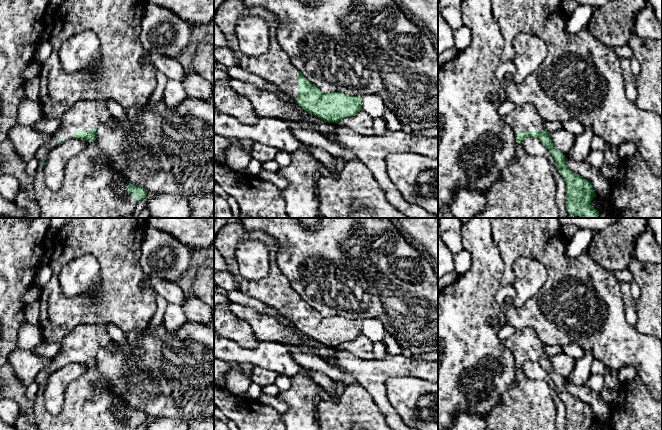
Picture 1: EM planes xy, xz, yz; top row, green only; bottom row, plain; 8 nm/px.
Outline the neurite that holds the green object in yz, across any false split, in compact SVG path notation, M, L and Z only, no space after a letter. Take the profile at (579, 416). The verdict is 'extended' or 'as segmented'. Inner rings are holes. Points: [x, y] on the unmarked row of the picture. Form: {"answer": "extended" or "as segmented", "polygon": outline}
{"answer": "extended", "polygon": "M532 328L516 330L512 336L502 341L502 345L512 352L515 359L516 385L508 389L498 405L486 415L486 430L558 430L555 425L556 408L549 386L544 381L532 381L525 377L522 366L526 361L537 362L550 375L555 390L566 407L566 430L591 430L591 425L596 421L591 407L567 391L566 379L554 371L550 356L544 352L544 344Z"}

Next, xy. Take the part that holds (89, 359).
{"answer": "extended", "polygon": "M80 325L68 333L61 340L61 349L58 354L49 360L49 363L41 370L35 379L39 386L34 400L33 414L39 430L137 430L145 423L147 417L144 411L130 409L122 404L117 395L111 393L96 394L93 385L102 380L102 376L95 368L97 351L110 349L114 340L107 334L103 325ZM77 362L86 367L86 372L72 381L64 393L64 403L59 415L50 413L44 400L44 389L50 375L64 365Z"}

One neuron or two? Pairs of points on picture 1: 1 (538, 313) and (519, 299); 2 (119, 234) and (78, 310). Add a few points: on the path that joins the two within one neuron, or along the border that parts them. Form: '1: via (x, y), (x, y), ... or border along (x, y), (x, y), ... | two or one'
1: border along (541, 286), (529, 299), (516, 308) | two
2: via (119, 257), (119, 287), (101, 305) | one

